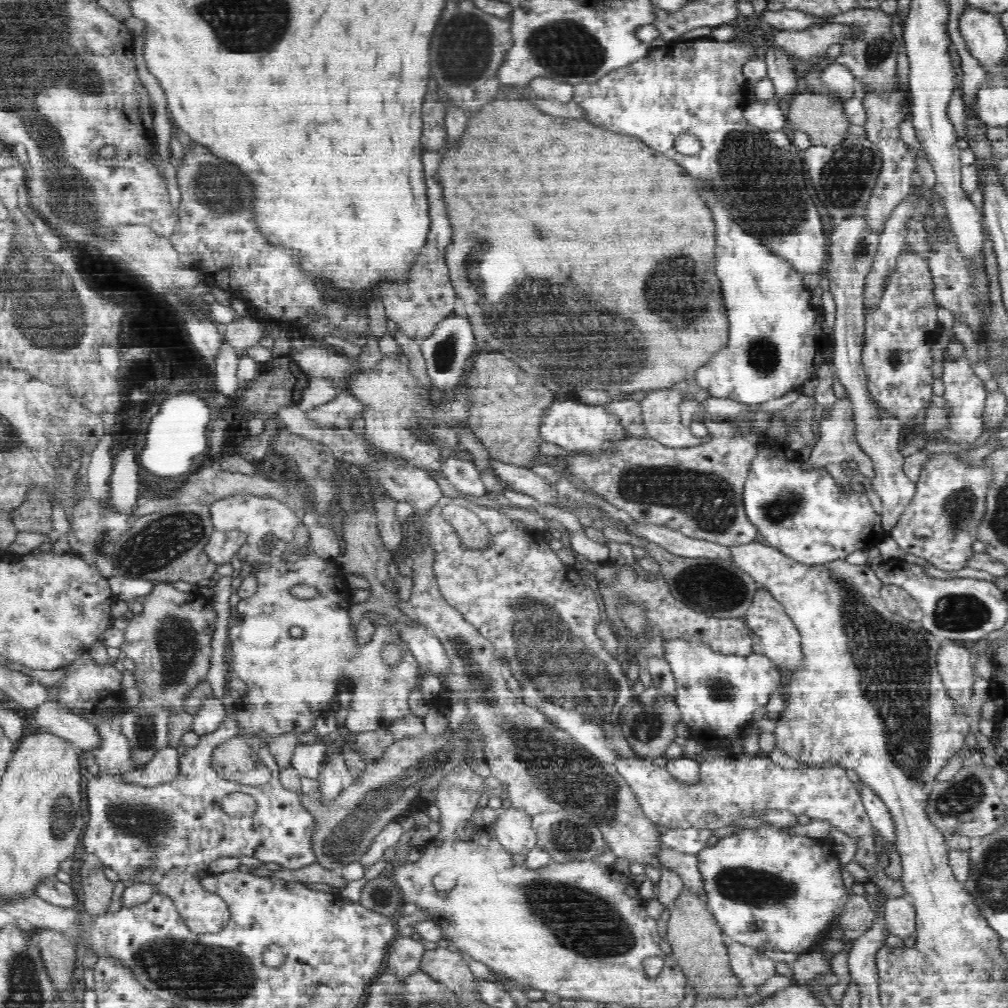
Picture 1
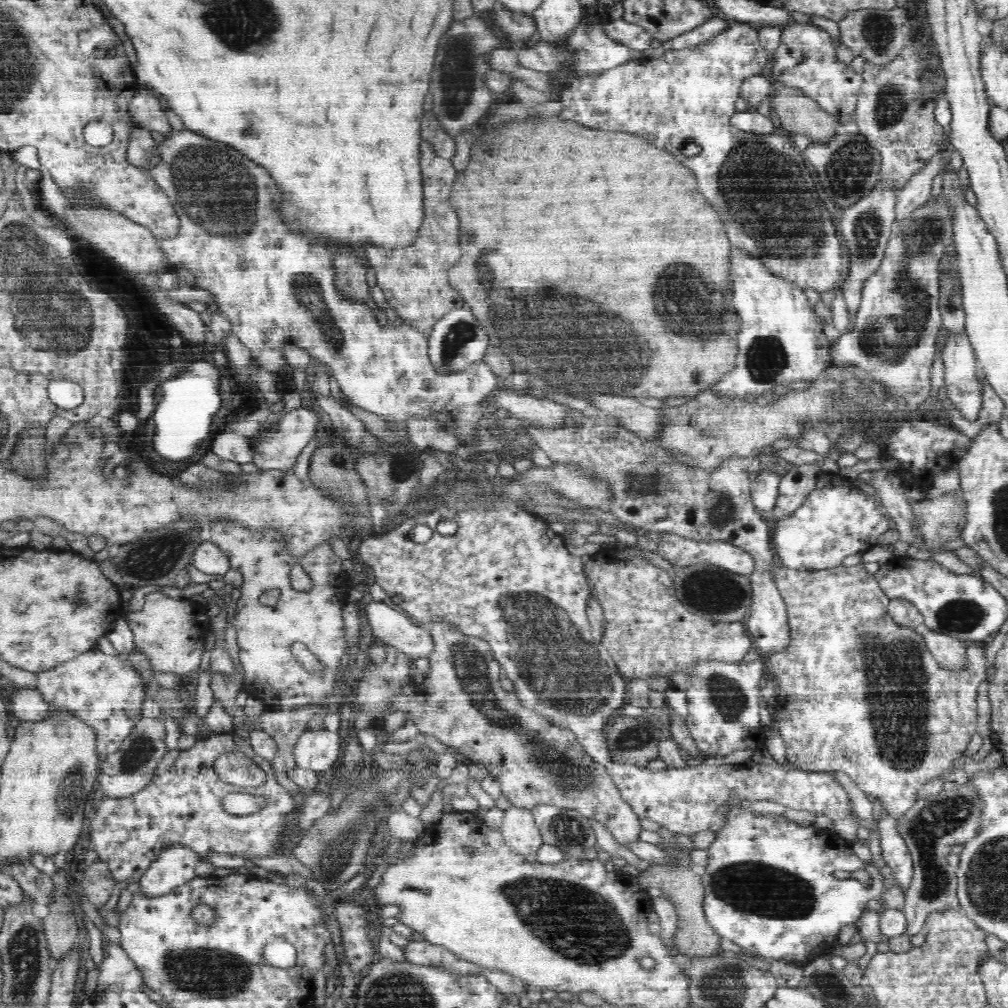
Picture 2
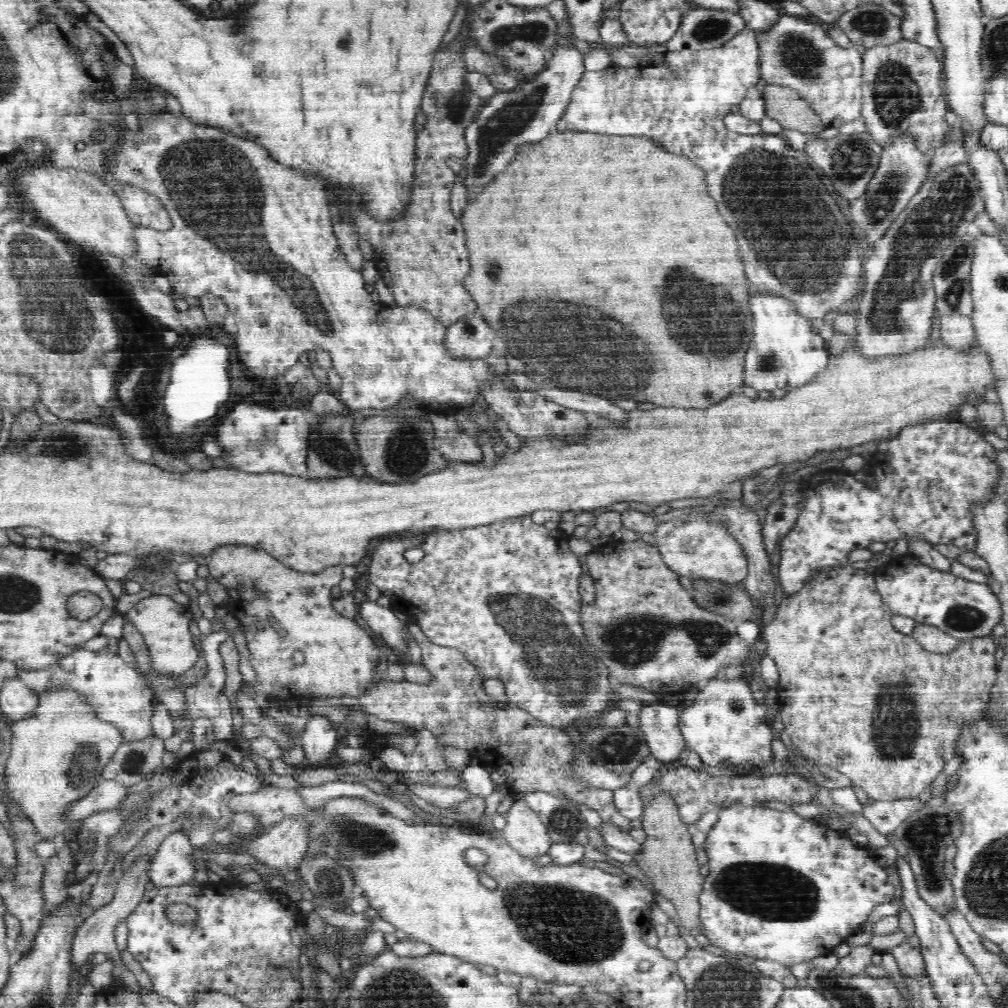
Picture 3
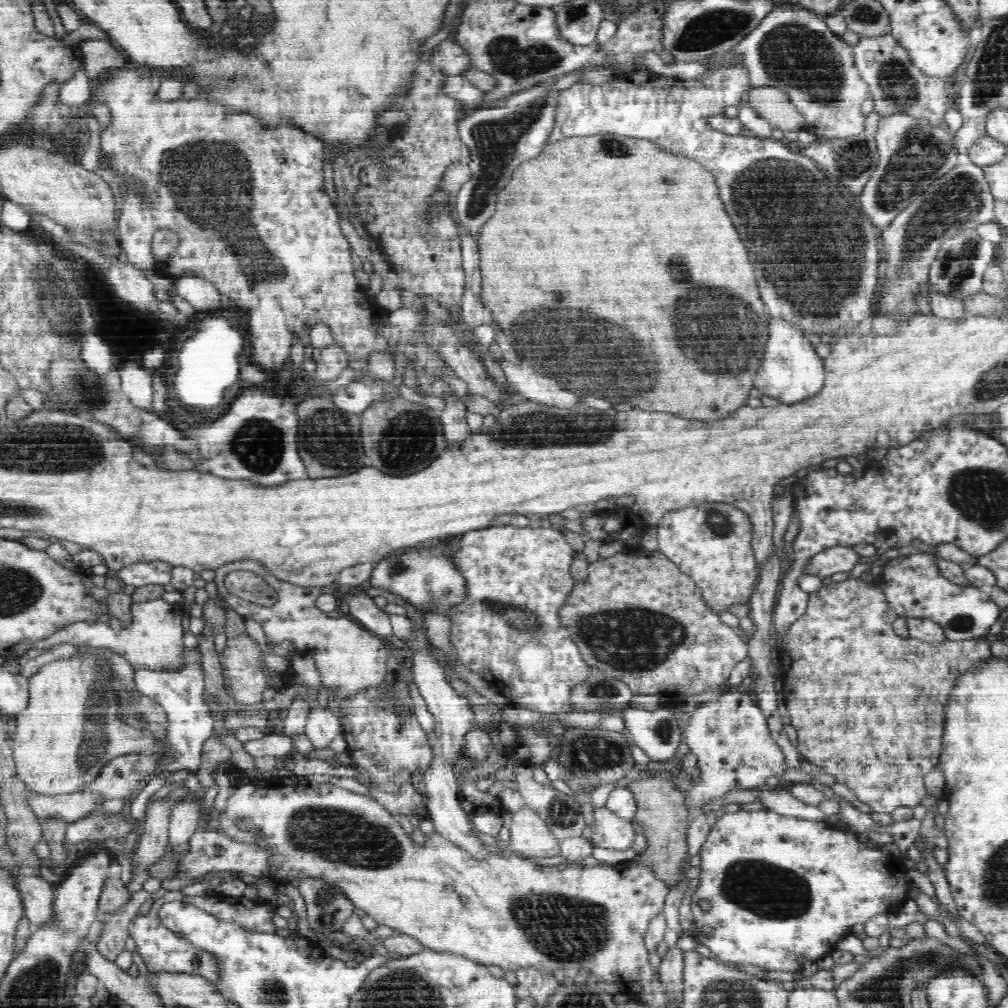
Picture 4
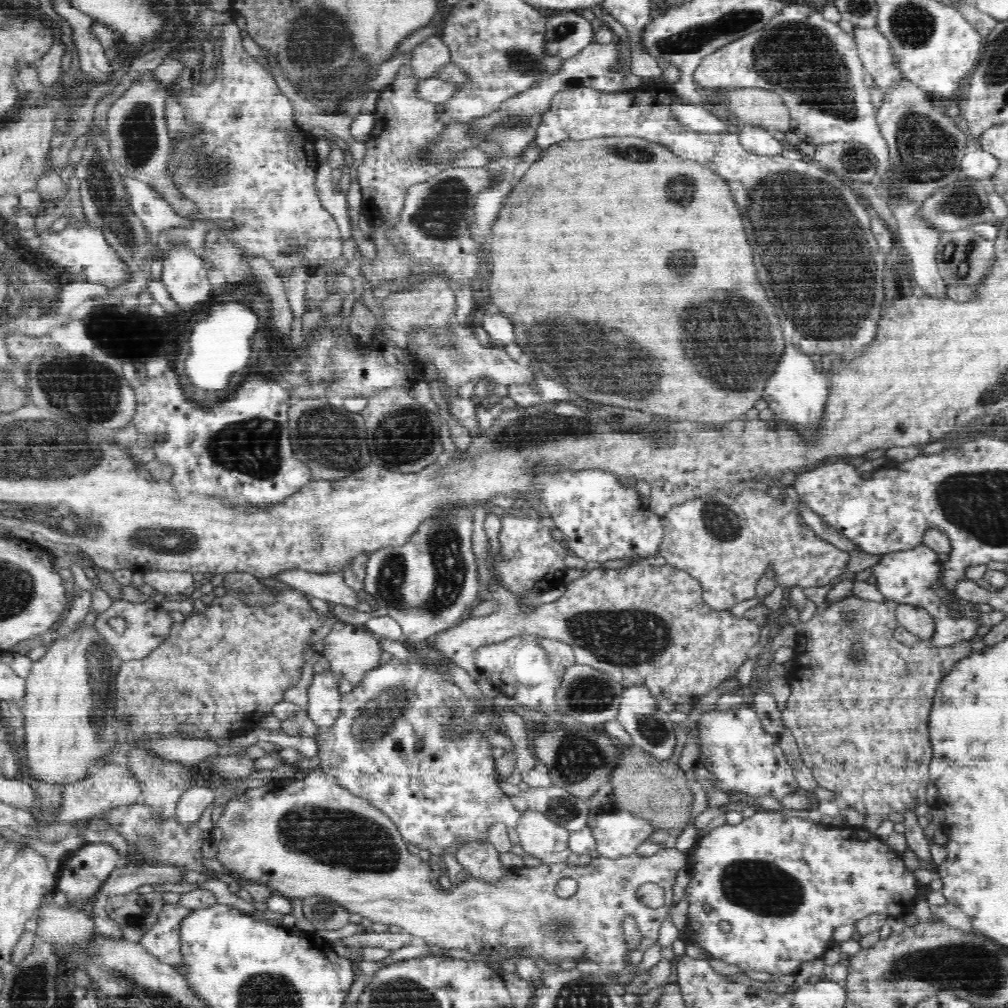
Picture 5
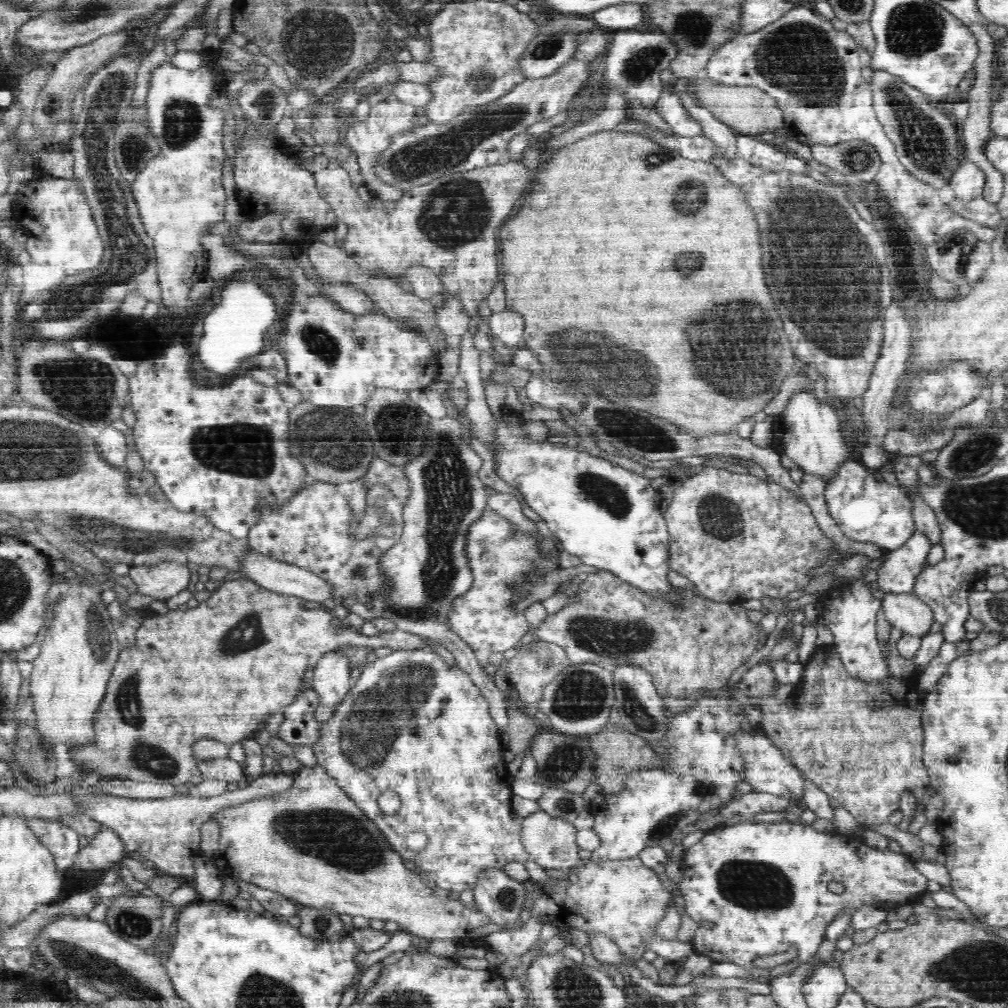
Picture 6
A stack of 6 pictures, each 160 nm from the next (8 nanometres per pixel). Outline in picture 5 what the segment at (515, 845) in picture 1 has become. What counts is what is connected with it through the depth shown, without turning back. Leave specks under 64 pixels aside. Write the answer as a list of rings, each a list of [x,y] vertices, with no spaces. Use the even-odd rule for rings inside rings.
[[[527,809],[521,814],[517,836],[527,854],[546,864],[565,862],[571,855],[569,833],[536,810]]]

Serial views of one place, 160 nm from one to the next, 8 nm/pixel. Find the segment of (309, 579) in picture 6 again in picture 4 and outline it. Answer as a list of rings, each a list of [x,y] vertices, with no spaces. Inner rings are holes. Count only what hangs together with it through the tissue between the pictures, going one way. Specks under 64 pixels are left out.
[[[350,596],[350,616],[367,631],[378,636],[391,633],[390,615],[376,606],[372,597]]]

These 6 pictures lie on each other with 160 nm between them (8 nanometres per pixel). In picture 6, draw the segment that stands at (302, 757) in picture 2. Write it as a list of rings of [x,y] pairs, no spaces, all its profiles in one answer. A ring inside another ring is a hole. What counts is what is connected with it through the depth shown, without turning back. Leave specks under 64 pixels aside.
[[[332,651],[323,654],[313,669],[312,685],[324,707],[336,707],[353,688],[346,656]]]

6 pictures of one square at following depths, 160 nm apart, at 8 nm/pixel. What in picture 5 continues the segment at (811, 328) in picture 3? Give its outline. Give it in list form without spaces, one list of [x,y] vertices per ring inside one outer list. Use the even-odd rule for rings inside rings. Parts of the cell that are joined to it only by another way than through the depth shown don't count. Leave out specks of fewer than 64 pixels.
[[[786,342],[782,356],[778,358],[776,370],[768,376],[768,382],[763,391],[763,399],[768,403],[779,418],[789,419],[790,422],[797,422],[800,427],[812,427],[818,422],[818,414],[822,412],[827,396],[830,394],[828,375],[819,370],[814,364],[812,356],[808,355],[796,343]]]

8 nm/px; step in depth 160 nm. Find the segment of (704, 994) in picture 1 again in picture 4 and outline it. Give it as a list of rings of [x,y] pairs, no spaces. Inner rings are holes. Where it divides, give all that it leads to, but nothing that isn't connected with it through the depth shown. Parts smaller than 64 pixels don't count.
[[[649,774],[647,780],[637,780],[629,784],[635,793],[638,814],[634,822],[644,828],[643,836],[647,839],[647,848],[638,852],[631,864],[642,866],[651,874],[664,882],[671,890],[682,890],[686,894],[686,902],[690,902],[690,894],[694,894],[694,882],[690,882],[690,844],[687,842],[687,802],[670,784],[667,775]]]

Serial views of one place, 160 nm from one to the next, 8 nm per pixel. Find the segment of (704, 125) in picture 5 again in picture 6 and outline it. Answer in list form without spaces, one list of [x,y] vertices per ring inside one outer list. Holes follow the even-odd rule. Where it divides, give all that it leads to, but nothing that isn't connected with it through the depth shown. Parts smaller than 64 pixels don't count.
[[[664,90],[654,107],[656,112],[672,127],[674,134],[683,137],[702,135],[701,124],[685,109],[678,95]]]

